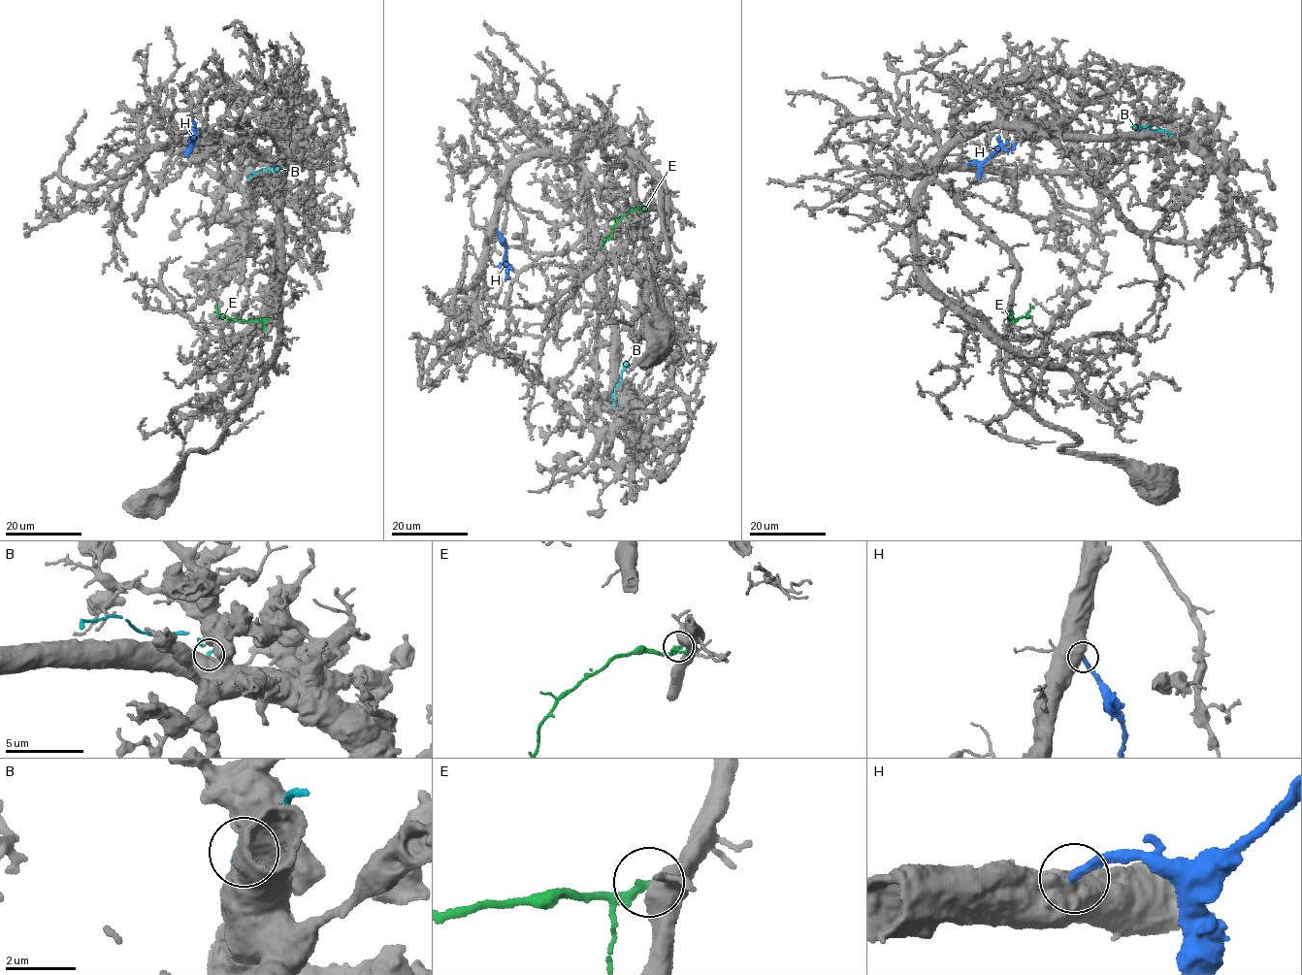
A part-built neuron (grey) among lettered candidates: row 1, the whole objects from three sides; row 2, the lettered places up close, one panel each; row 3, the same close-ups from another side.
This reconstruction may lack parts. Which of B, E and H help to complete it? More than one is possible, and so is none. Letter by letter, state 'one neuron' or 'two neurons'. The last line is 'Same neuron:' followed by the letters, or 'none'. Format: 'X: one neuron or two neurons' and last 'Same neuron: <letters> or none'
B: two neurons
E: two neurons
H: one neuron
Same neuron: H

